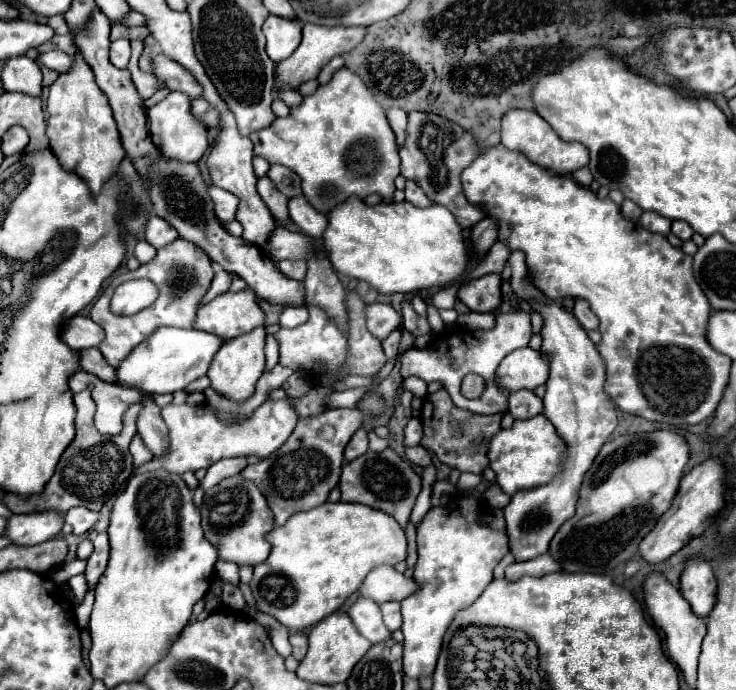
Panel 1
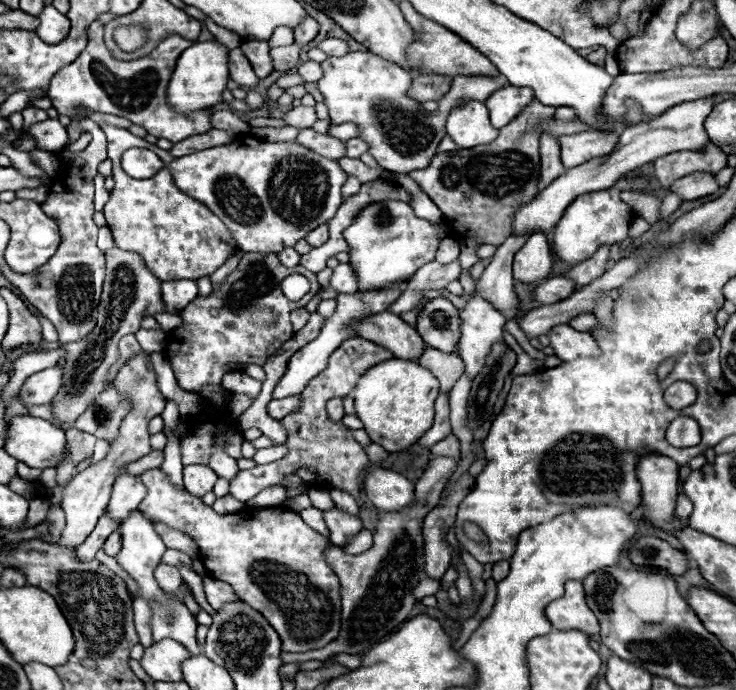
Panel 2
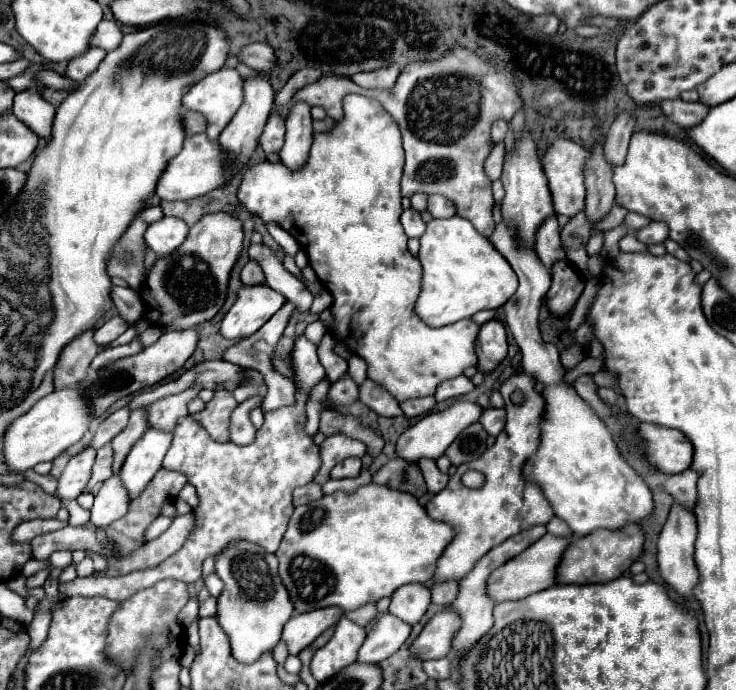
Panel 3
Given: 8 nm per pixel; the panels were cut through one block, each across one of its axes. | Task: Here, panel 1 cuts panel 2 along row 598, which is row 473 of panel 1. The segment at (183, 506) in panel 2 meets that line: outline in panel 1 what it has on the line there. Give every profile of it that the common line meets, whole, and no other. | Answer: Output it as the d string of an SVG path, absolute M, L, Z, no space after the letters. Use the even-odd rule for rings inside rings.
M332 408L320 416L310 416L296 424L280 450L260 460L256 466L242 470L242 476L252 480L264 492L278 526L282 526L292 514L316 508L328 500L330 490L338 486L340 480L344 448L358 426L362 426L362 414L356 408Z

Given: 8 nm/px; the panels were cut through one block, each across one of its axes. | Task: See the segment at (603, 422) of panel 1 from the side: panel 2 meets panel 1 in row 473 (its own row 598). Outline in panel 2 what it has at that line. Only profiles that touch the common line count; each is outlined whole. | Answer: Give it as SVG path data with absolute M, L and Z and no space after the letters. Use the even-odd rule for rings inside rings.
M566 582L566 594L546 606L546 616L554 630L582 630L586 634L598 634L598 618L588 610L582 582Z

